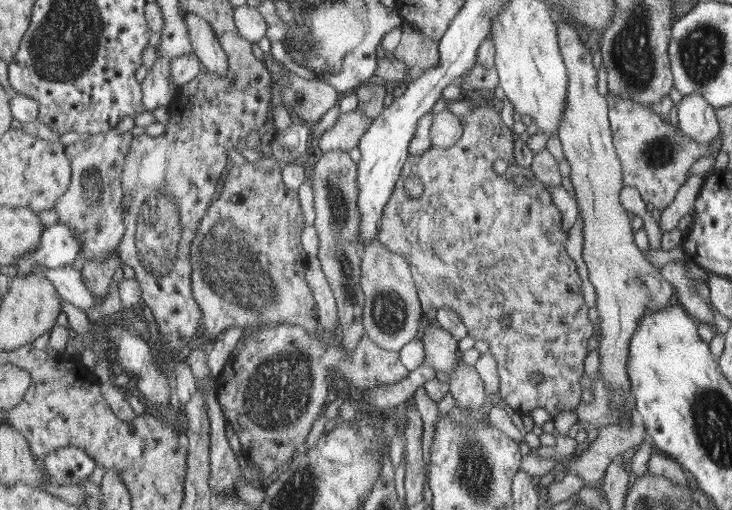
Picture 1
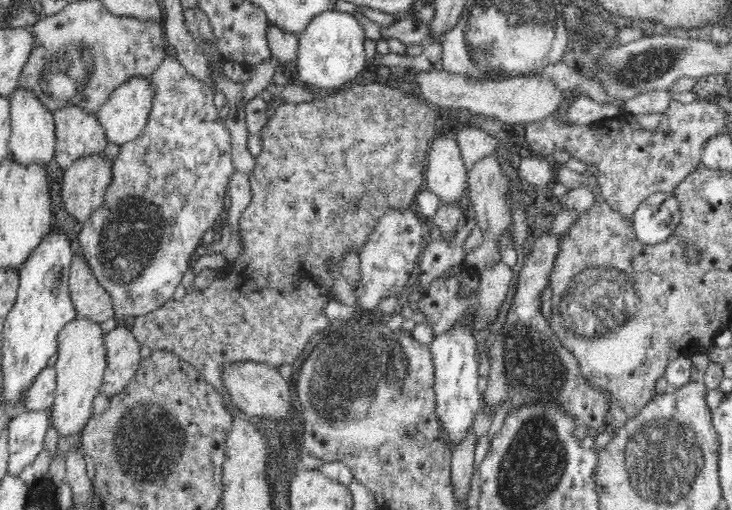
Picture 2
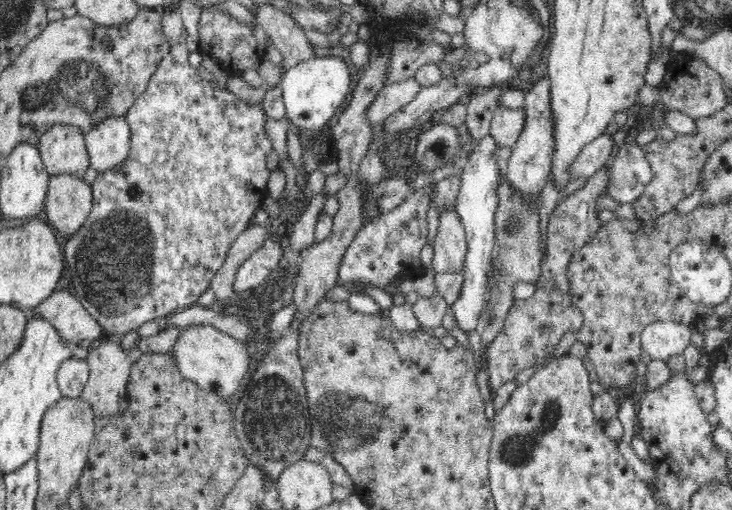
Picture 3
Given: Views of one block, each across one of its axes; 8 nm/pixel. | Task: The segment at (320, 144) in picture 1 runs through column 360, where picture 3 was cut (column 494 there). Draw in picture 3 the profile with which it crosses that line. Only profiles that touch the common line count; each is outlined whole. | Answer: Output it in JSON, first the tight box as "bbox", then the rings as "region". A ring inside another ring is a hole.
{"bbox":[490,107,526,147],"region":[[[498,107],[494,111],[490,134],[500,147],[513,147],[519,141],[526,124],[526,113],[522,108]]]}

